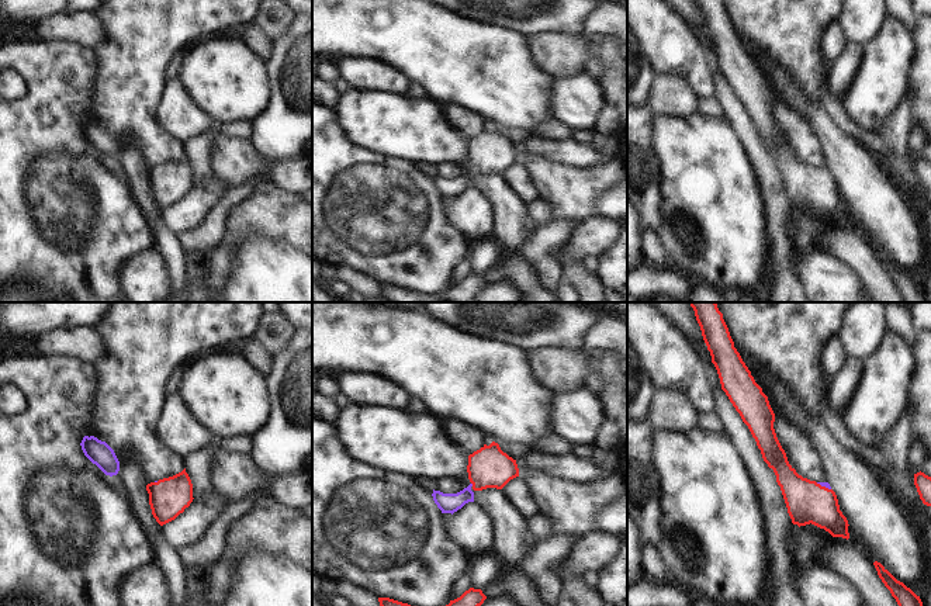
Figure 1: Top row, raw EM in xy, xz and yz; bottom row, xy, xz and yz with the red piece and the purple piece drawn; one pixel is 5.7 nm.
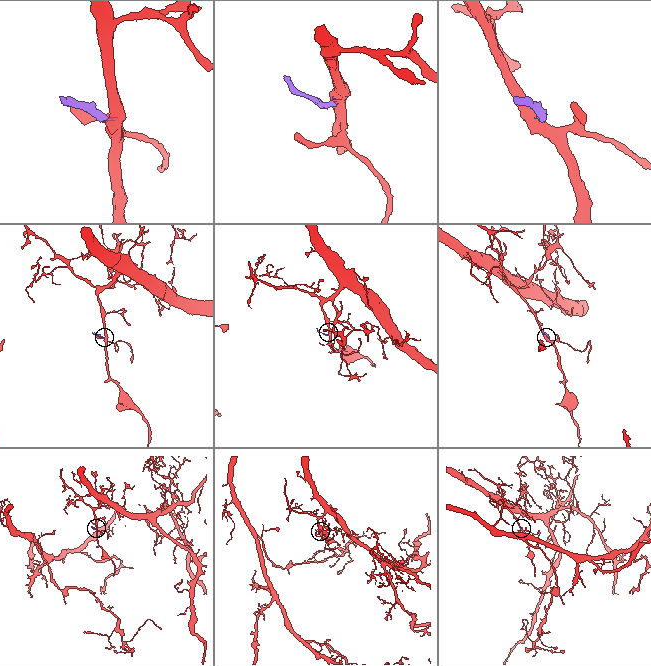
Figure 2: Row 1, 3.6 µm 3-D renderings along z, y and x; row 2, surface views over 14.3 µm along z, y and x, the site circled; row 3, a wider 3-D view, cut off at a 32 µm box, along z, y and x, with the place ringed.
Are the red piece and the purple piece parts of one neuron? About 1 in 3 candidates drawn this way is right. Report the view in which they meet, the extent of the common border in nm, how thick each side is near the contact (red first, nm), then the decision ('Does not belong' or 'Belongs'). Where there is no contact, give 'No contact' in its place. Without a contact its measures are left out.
Touches red in yz. Shared border 100 nm. Thickness 240 nm (red) against 30 nm. Belongs

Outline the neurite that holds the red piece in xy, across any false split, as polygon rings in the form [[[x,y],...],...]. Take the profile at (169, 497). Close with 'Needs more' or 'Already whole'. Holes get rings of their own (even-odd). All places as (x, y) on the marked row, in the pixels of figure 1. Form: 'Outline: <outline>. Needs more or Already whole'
Outline: [[[186,468],[173,477],[148,484],[146,491],[152,515],[160,526],[174,520],[194,499]]]. Already whole

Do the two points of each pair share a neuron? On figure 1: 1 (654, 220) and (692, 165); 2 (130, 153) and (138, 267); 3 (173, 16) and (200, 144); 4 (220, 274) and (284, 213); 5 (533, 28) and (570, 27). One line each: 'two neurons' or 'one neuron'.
1: two neurons
2: two neurons
3: two neurons
4: one neuron
5: one neuron

